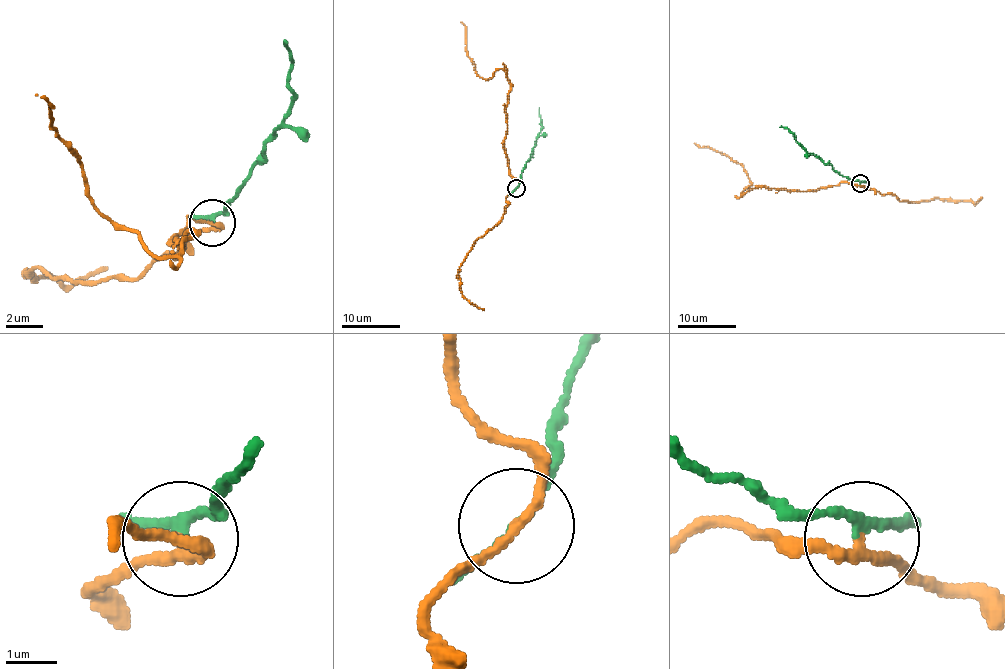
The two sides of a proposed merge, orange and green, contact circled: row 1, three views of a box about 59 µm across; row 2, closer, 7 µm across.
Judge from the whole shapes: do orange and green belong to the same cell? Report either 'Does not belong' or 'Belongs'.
Does not belong

